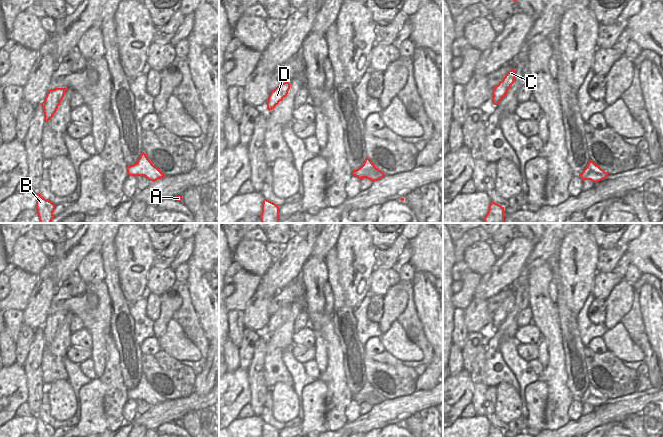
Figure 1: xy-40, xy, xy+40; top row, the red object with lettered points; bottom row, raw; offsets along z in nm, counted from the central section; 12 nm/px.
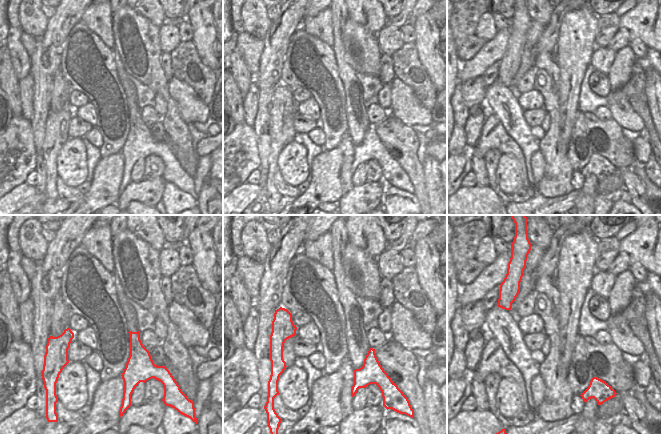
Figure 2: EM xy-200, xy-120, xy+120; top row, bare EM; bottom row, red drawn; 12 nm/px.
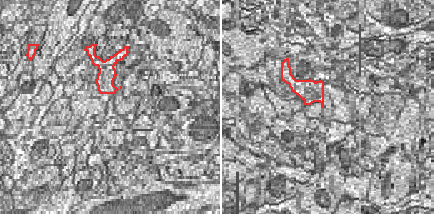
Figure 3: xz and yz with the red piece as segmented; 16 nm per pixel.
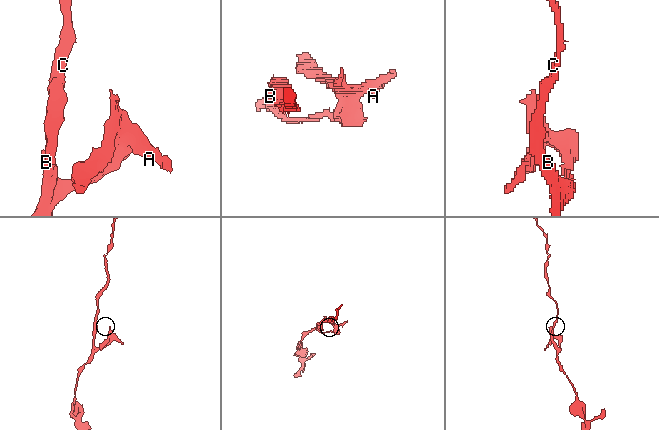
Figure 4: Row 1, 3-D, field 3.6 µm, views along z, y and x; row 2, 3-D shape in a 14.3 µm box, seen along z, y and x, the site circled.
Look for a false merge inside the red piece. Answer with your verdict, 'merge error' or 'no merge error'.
merge error

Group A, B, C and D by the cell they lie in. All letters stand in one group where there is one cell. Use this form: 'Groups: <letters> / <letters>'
Groups: A / B C D.

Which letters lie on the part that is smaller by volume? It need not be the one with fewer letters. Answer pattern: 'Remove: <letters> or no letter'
Remove: A

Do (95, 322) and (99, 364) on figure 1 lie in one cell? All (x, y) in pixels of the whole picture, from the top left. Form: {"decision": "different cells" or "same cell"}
{"decision": "same cell"}

